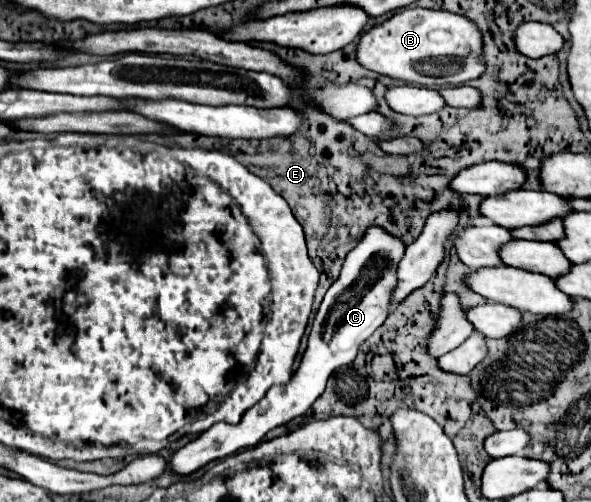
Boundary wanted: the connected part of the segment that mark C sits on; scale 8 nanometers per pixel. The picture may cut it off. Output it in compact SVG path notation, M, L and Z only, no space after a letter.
M378 226L368 228L362 242L358 242L358 246L346 256L340 278L326 292L308 336L308 348L292 380L288 384L270 388L264 400L260 400L254 408L250 408L250 412L246 412L246 416L242 416L240 424L232 426L218 422L208 432L202 432L196 440L176 450L170 456L166 470L178 476L188 476L204 468L208 462L222 460L230 454L240 452L242 448L256 446L272 428L288 424L296 416L306 414L314 400L324 392L330 374L336 368L350 364L356 358L362 340L372 336L374 330L384 324L390 312L390 288L394 288L402 252L404 248L400 240L394 240L394 236L382 232L382 228Z

